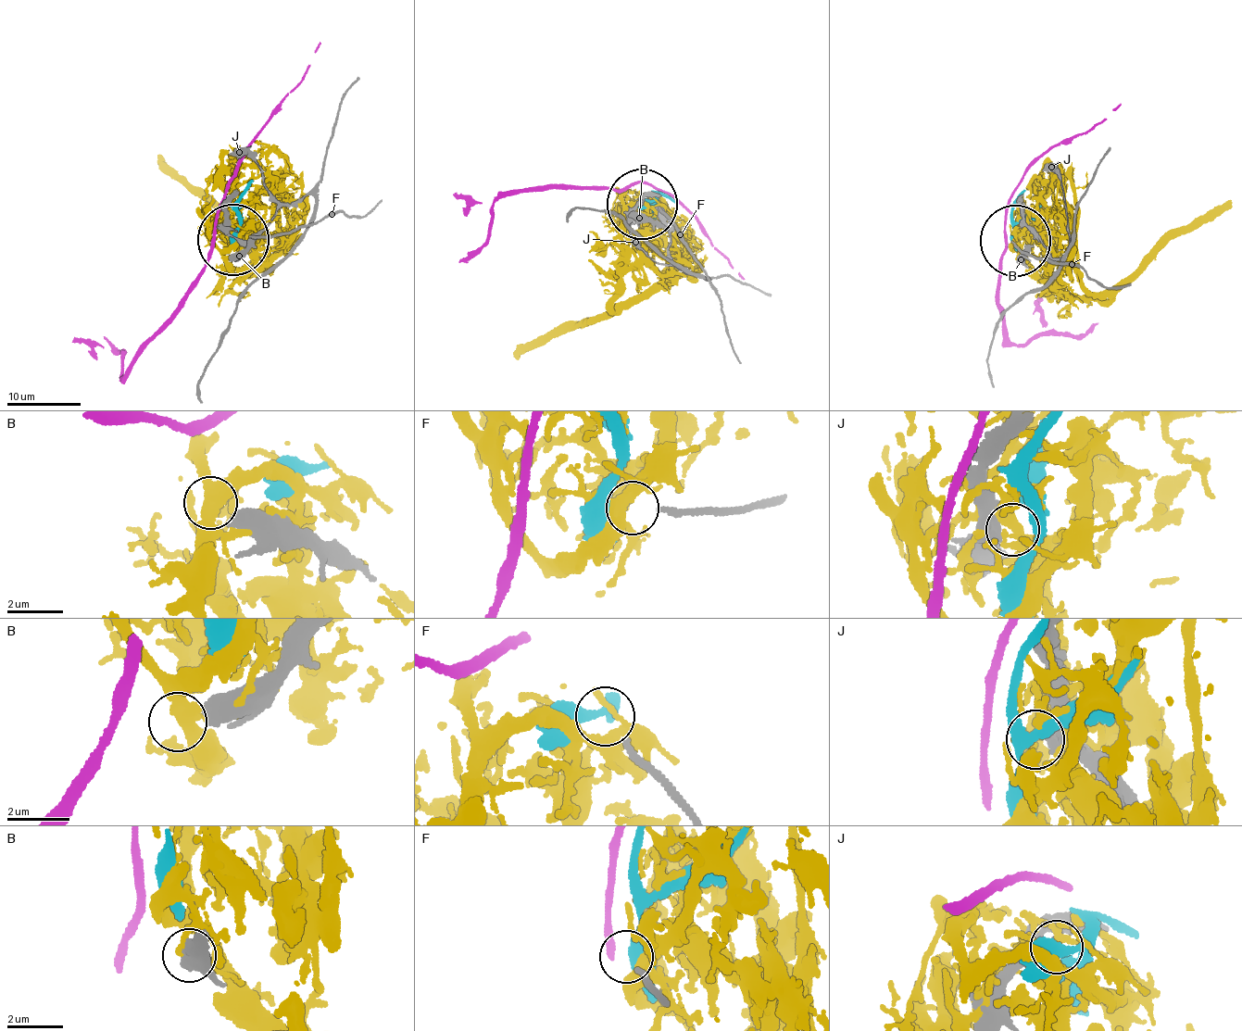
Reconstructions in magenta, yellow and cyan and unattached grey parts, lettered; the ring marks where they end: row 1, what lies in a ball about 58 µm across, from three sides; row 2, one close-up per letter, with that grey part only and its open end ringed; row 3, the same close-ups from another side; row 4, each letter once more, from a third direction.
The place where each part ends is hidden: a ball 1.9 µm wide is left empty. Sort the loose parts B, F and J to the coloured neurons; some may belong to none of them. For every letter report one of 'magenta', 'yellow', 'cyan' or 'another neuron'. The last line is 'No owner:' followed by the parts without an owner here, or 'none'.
B: another neuron
F: another neuron
J: another neuron
No owner: B, F, J

